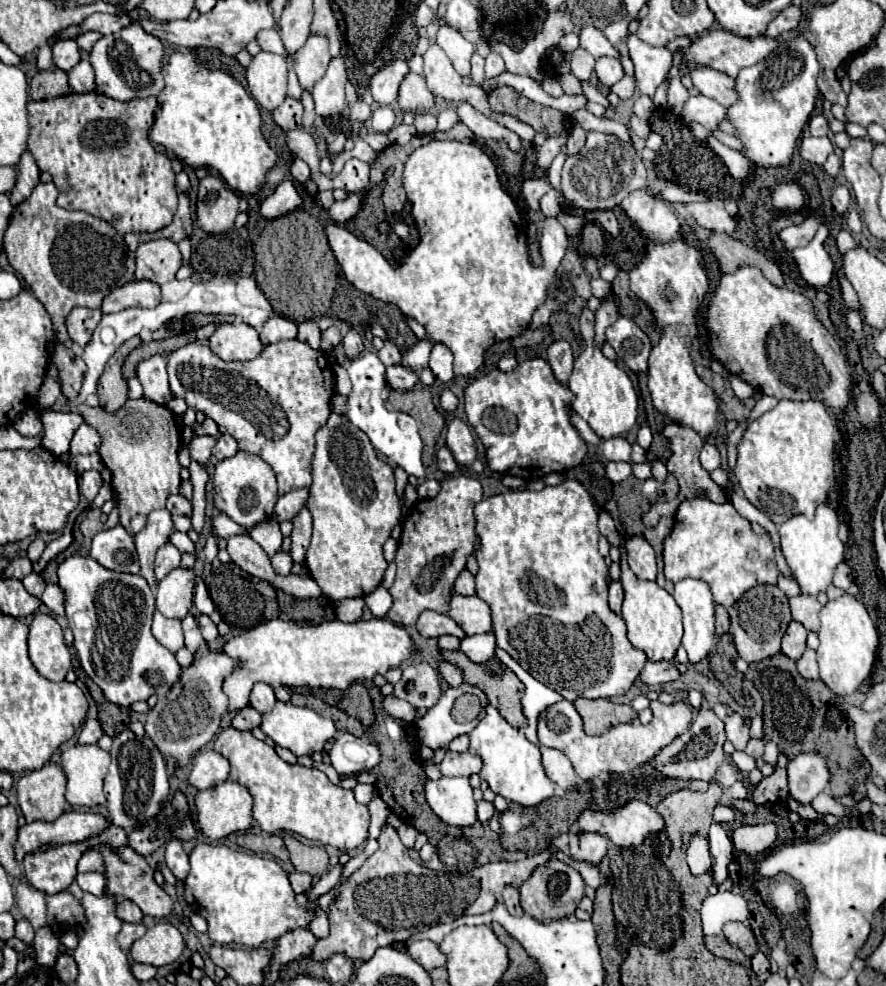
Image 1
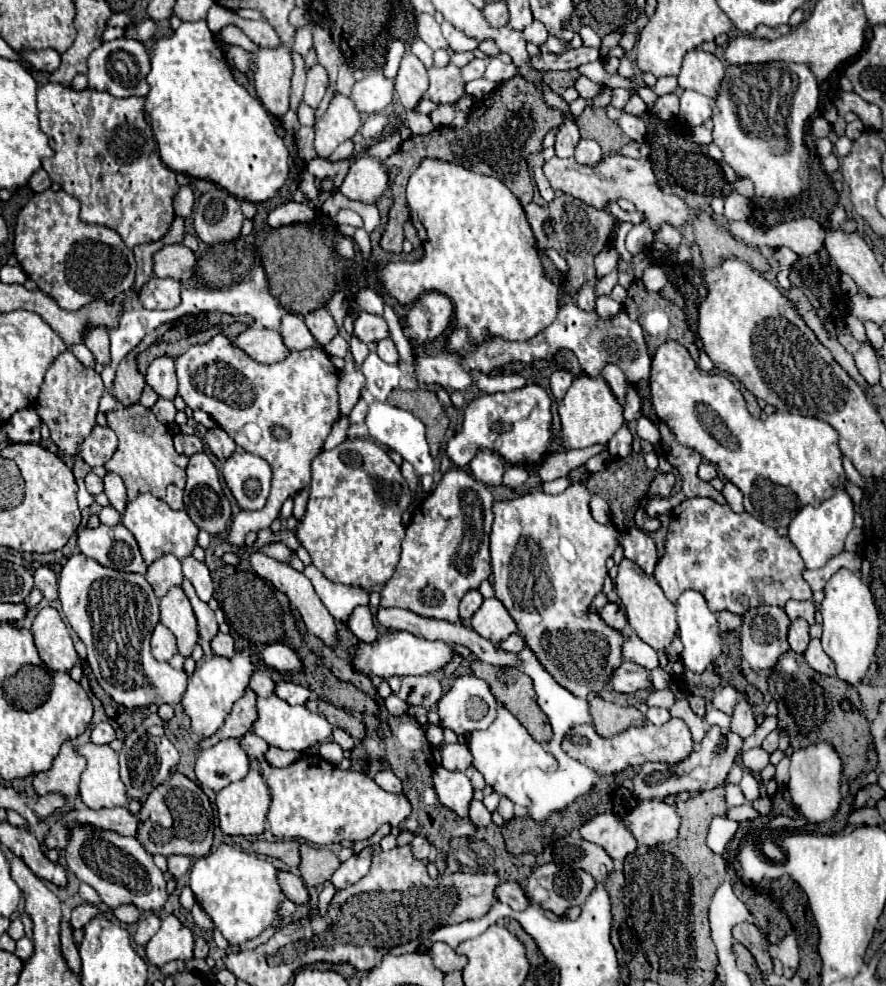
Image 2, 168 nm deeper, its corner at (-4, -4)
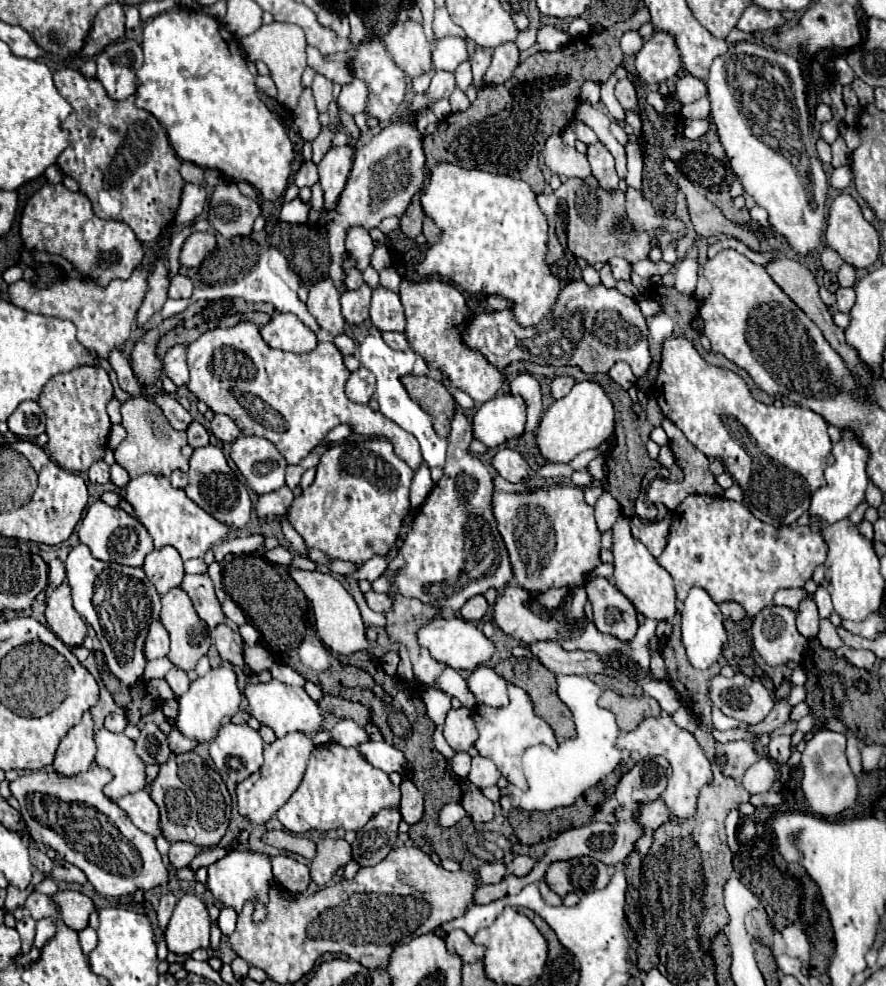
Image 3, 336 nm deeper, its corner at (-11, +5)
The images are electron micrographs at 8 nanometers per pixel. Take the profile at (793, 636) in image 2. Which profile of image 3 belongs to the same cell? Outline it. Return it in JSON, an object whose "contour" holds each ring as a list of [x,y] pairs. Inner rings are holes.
{"contour":[[[811,597],[803,599],[797,609],[797,629],[807,639],[811,639],[819,633],[819,615],[817,615],[815,601]]]}

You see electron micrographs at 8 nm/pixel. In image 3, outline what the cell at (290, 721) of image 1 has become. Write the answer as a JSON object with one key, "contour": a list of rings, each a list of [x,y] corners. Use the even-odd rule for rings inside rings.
{"contour":[[[271,679],[269,683],[261,683],[261,681],[251,681],[247,685],[247,689],[243,691],[249,699],[249,713],[261,723],[267,725],[269,729],[273,729],[273,733],[277,737],[285,737],[287,733],[315,733],[323,729],[323,713],[317,705],[317,701],[313,701],[303,687],[291,687],[287,683],[275,681]]]}

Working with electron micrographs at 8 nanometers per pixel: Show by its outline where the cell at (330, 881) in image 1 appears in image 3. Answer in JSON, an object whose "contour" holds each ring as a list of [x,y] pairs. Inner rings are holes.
{"contour":[[[383,809],[377,817],[373,817],[353,841],[353,861],[361,867],[373,867],[387,857],[397,841],[397,825],[401,821],[399,809]]]}

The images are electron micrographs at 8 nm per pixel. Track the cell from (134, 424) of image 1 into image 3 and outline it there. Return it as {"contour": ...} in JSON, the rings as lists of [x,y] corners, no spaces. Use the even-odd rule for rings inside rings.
{"contour":[[[143,397],[125,401],[121,405],[121,415],[123,415],[123,427],[127,429],[127,437],[117,445],[115,461],[121,467],[125,467],[131,477],[139,477],[143,473],[169,477],[175,469],[181,469],[181,471],[189,469],[189,461],[181,453],[181,449],[187,445],[185,431],[173,429],[167,423],[163,411],[153,401],[147,401]]]}

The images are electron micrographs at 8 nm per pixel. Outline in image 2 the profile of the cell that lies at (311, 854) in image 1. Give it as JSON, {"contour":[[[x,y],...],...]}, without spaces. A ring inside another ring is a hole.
{"contour":[[[302,842],[300,856],[302,856],[300,874],[308,888],[328,882],[336,868],[340,866],[340,860],[334,852],[330,852],[328,848],[318,848],[308,842]]]}

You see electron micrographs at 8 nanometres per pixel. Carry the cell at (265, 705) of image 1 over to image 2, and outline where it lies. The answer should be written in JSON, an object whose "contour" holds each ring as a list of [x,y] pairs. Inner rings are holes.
{"contour":[[[256,670],[250,678],[250,688],[258,694],[258,696],[272,696],[274,694],[274,682],[268,674]]]}

